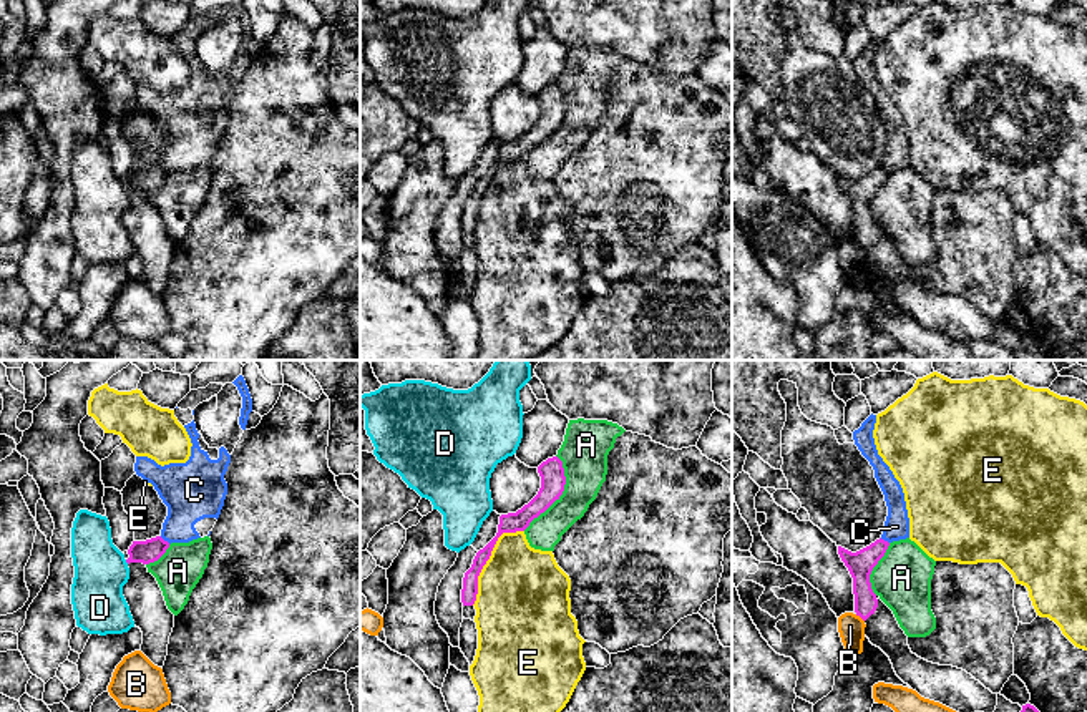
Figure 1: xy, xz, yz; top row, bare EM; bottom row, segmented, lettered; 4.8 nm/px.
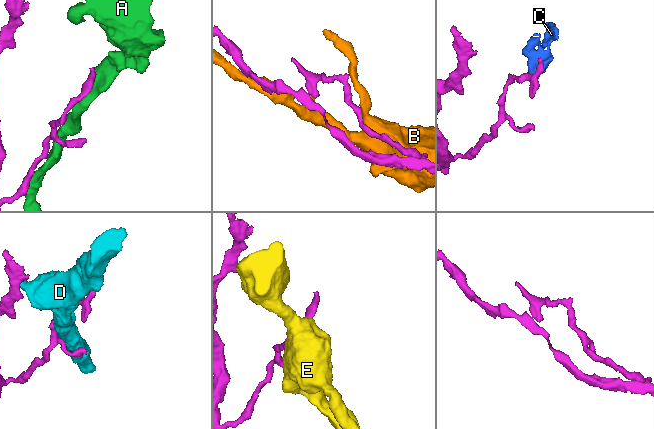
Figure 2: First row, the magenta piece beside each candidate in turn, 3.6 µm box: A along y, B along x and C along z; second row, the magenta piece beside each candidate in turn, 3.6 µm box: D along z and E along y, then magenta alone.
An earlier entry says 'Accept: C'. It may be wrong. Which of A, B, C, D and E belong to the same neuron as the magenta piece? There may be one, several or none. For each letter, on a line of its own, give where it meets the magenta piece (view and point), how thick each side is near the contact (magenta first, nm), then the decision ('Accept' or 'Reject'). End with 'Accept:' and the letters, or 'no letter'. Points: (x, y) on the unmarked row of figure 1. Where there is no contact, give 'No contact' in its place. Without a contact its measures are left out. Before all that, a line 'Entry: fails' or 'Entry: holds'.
Entry: fails
A: Touches magenta at xz (561, 121). Thickness 120 nm (magenta) against 220 nm. Reject
B: Touches magenta at yz (860, 244). Thickness 130 nm (magenta) against 130 nm. Reject
C: Touches magenta at xy (163, 168). Thickness 110 nm (magenta) against 240 nm. Reject
D: Touches magenta at xy (126, 190). Thickness 110 nm (magenta) against 260 nm. Reject
E: Touches magenta at xz (488, 186). Thickness 100 nm (magenta) against 440 nm. Reject
Accept: no letter

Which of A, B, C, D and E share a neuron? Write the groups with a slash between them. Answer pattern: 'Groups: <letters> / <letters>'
Groups: A / B / C / D / E

